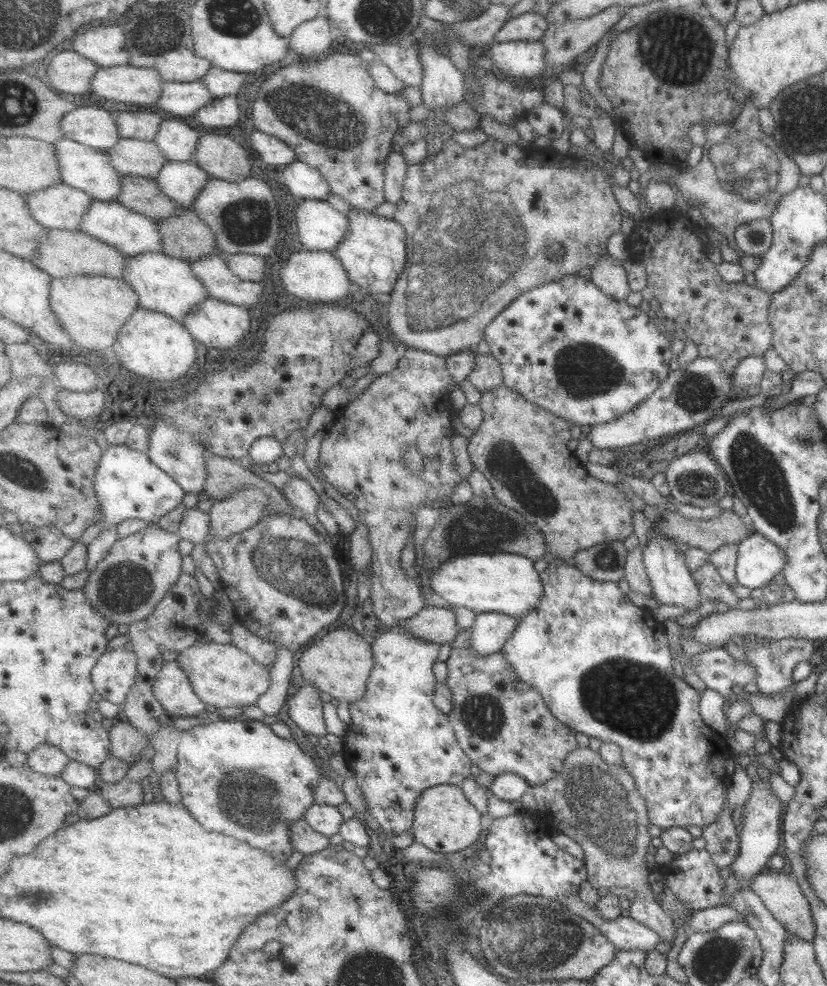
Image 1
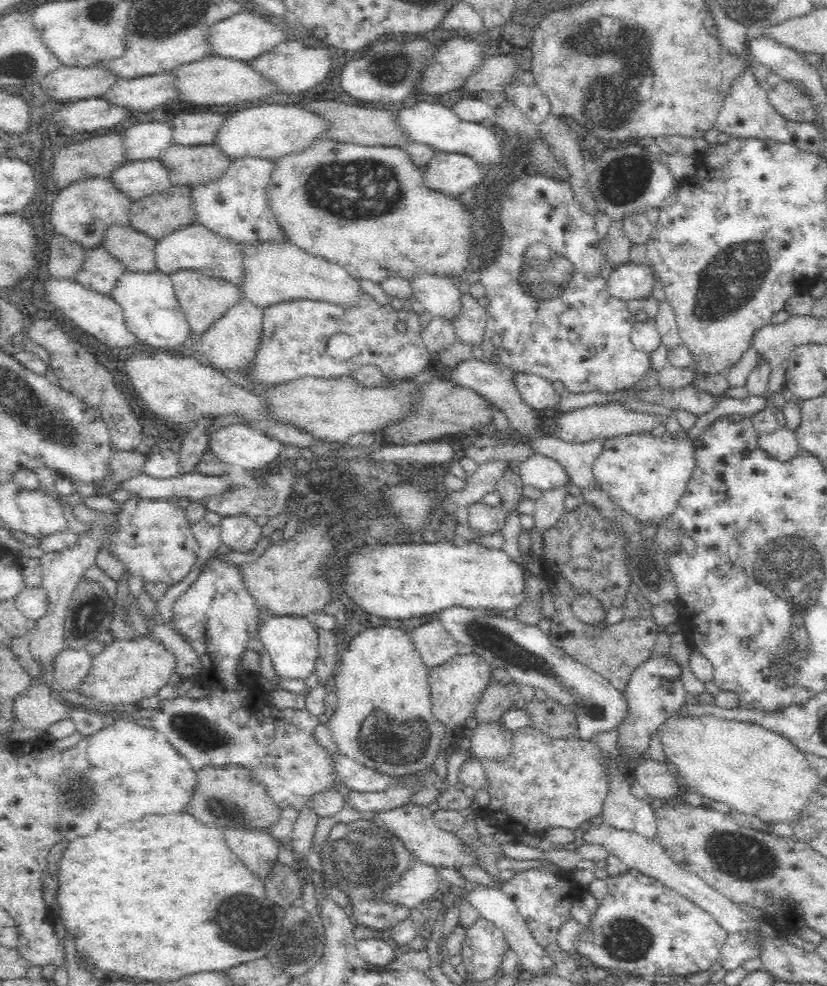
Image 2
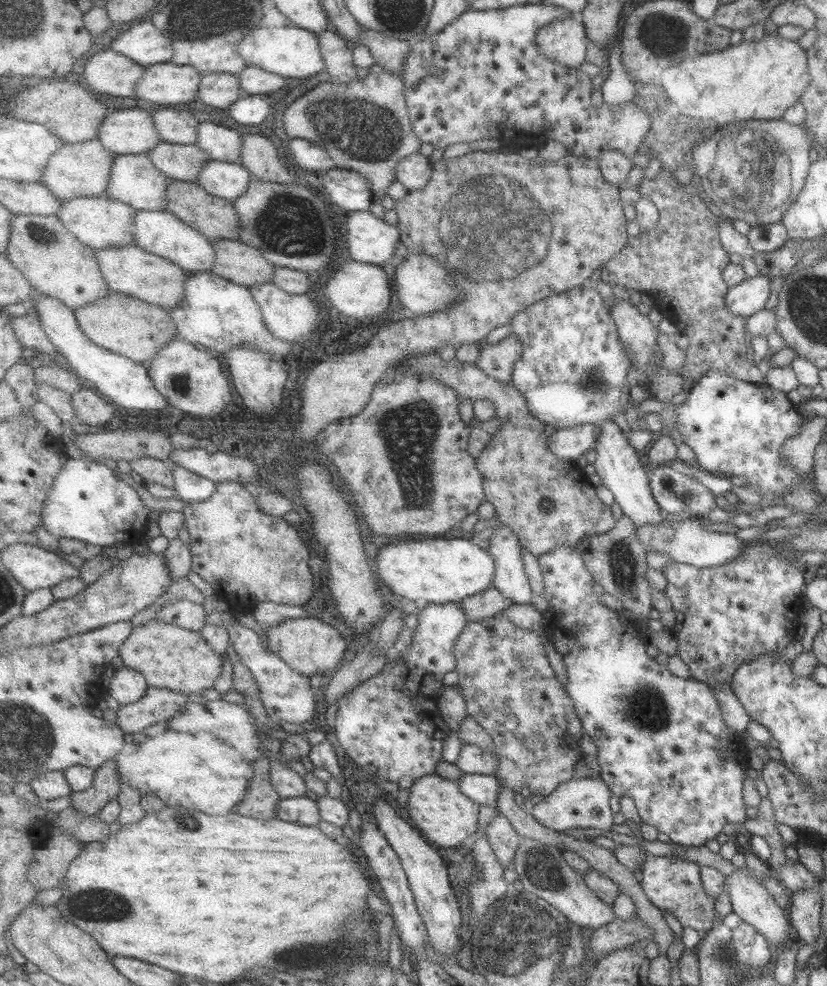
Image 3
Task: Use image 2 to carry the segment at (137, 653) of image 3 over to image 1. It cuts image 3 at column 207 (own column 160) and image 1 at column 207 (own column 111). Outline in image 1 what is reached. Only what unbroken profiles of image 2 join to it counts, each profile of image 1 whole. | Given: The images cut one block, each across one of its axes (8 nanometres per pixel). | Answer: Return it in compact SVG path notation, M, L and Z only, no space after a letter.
M211 642L191 647L180 654L178 662L186 669L194 683L194 689L204 702L220 710L228 707L257 705L258 700L272 686L270 667L261 664L248 652L234 644Z

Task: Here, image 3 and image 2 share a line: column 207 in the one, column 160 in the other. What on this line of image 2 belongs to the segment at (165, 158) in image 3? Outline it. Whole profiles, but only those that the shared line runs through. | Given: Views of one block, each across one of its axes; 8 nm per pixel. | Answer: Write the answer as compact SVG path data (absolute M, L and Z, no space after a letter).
M212 144L168 146L157 156L171 185L194 186L218 178L230 158L218 153Z

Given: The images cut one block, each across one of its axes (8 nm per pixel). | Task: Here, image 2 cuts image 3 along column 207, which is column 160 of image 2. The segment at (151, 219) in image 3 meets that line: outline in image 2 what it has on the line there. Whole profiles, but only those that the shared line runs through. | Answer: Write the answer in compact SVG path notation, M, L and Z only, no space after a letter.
M196 222L174 227L166 231L154 242L154 264L157 271L170 275L180 269L196 269L210 276L228 279L237 286L241 264L239 261L238 244L234 241L224 239L213 230Z

